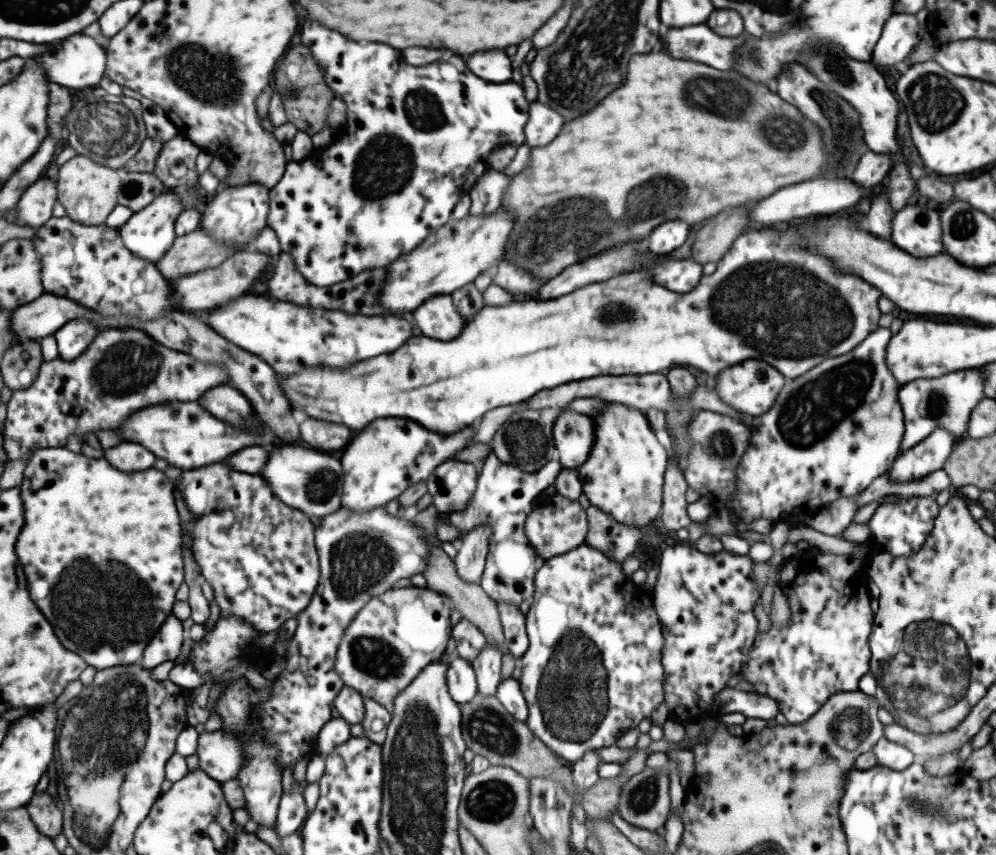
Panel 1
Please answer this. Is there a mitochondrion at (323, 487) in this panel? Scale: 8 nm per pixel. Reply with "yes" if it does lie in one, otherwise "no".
yes

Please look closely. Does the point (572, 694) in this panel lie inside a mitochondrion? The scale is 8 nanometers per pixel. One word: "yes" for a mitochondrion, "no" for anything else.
yes

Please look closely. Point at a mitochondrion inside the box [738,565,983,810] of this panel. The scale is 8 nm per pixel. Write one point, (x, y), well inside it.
(924, 672)

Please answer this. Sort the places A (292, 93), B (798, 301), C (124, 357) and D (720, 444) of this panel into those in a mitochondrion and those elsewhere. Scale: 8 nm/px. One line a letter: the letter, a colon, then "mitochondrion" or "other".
A: other
B: mitochondrion
C: mitochondrion
D: mitochondrion

